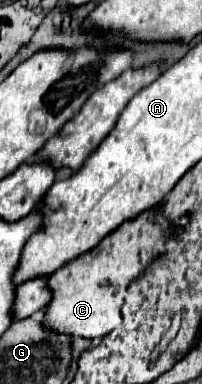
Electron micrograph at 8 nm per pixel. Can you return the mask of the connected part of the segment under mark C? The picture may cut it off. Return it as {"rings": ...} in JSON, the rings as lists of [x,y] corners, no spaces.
{"rings":[[[159,208],[143,212],[139,218],[125,222],[115,232],[105,236],[101,244],[75,258],[61,270],[57,270],[49,280],[51,300],[43,308],[41,324],[55,334],[67,334],[73,338],[103,338],[121,324],[121,306],[127,288],[145,270],[153,258],[163,250],[159,246],[159,234],[167,240],[173,234],[171,226],[159,226]]]}

